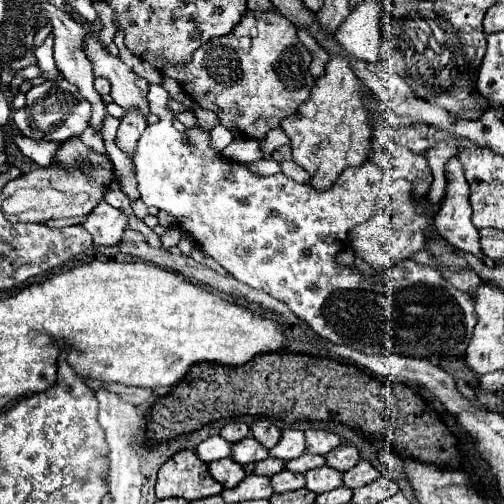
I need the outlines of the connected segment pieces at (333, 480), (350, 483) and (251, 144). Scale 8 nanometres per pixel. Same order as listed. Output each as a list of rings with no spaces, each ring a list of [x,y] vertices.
[[[330,466],[308,470],[304,476],[306,476],[306,488],[314,494],[322,494],[342,486],[342,474]]]
[[[360,460],[354,468],[344,472],[344,486],[354,490],[354,488],[360,488],[368,482],[374,482],[378,476],[380,476],[378,470],[368,460]]]
[[[236,138],[230,146],[222,150],[222,154],[234,162],[256,162],[264,158],[260,142],[252,138]]]

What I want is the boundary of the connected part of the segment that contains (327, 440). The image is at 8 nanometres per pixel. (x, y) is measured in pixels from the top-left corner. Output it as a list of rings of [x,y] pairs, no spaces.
[[[306,430],[306,448],[310,454],[324,456],[336,446],[340,446],[340,438],[336,434],[326,430]]]

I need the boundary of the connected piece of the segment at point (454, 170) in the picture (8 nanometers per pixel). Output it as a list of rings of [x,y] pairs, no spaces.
[[[452,156],[446,160],[446,196],[440,204],[438,214],[434,216],[434,230],[452,246],[482,256],[478,228],[472,224],[472,208],[468,202],[468,182],[464,178],[464,166],[460,158]]]

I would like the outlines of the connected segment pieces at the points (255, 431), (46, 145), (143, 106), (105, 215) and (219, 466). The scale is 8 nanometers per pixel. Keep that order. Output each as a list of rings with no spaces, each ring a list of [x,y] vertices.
[[[254,420],[250,430],[252,430],[252,436],[256,436],[256,440],[268,450],[278,444],[280,434],[282,434],[282,430],[276,424],[272,424],[270,420]]]
[[[12,136],[12,140],[24,152],[24,156],[34,160],[38,166],[46,168],[46,166],[50,166],[50,162],[54,162],[58,142],[32,140],[32,138],[24,138],[24,136]]]
[[[88,32],[82,42],[84,56],[90,60],[96,76],[104,76],[112,84],[112,100],[120,104],[124,110],[138,108],[144,116],[148,116],[146,92],[150,82],[142,76],[134,74],[118,56],[112,56],[106,50],[106,44],[98,38],[98,32]]]
[[[100,202],[82,222],[82,226],[92,234],[94,244],[100,246],[114,246],[122,240],[122,234],[128,226],[128,216],[124,216],[122,210],[116,210],[108,206],[106,202]]]
[[[222,458],[222,460],[210,462],[208,470],[210,470],[212,478],[218,480],[224,488],[238,486],[244,480],[244,476],[246,476],[244,468],[238,462],[234,462],[232,458]]]

